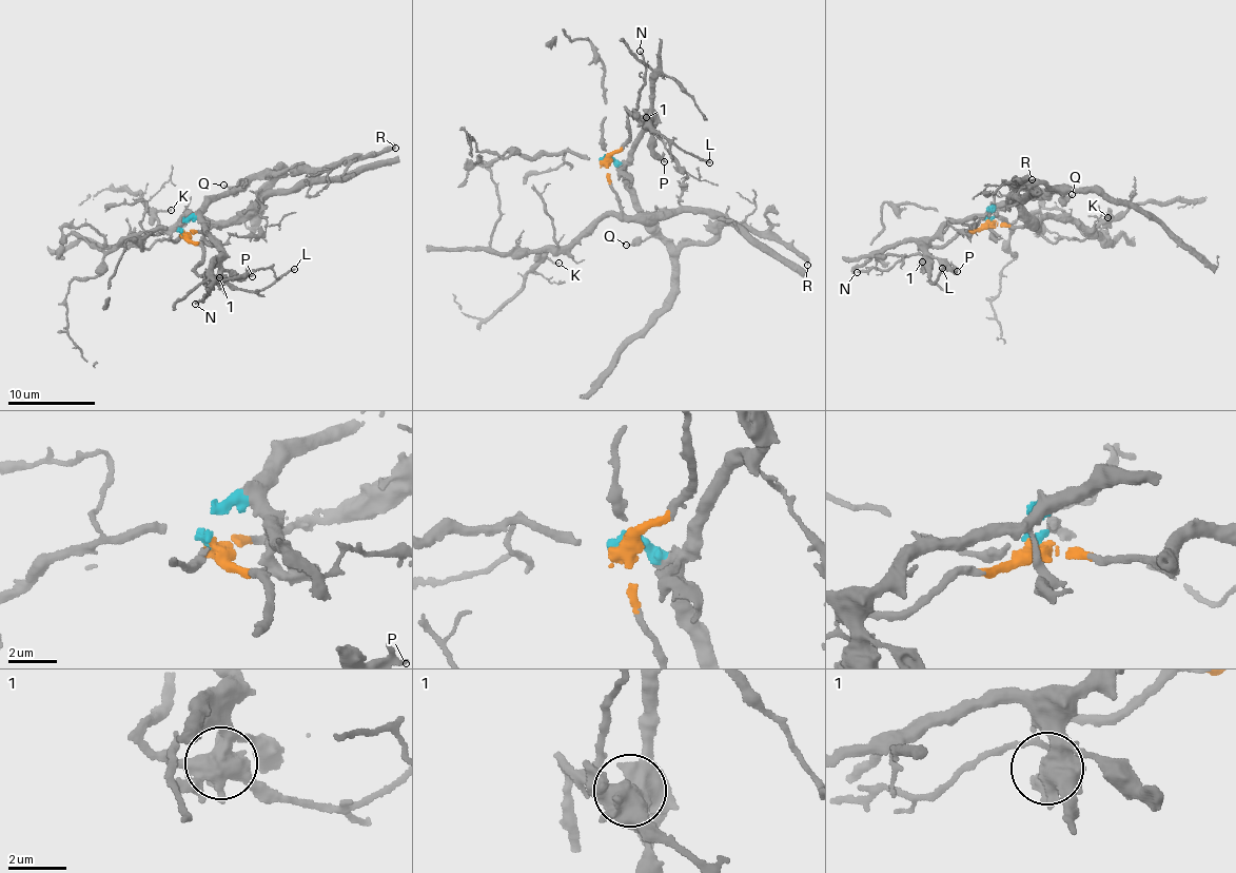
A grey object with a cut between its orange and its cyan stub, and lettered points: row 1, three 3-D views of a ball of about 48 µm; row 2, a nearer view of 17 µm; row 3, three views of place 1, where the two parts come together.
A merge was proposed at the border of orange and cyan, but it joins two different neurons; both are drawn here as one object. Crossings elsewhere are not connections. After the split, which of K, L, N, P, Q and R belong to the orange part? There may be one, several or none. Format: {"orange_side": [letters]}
{"orange_side": ["K", "L", "N"]}

